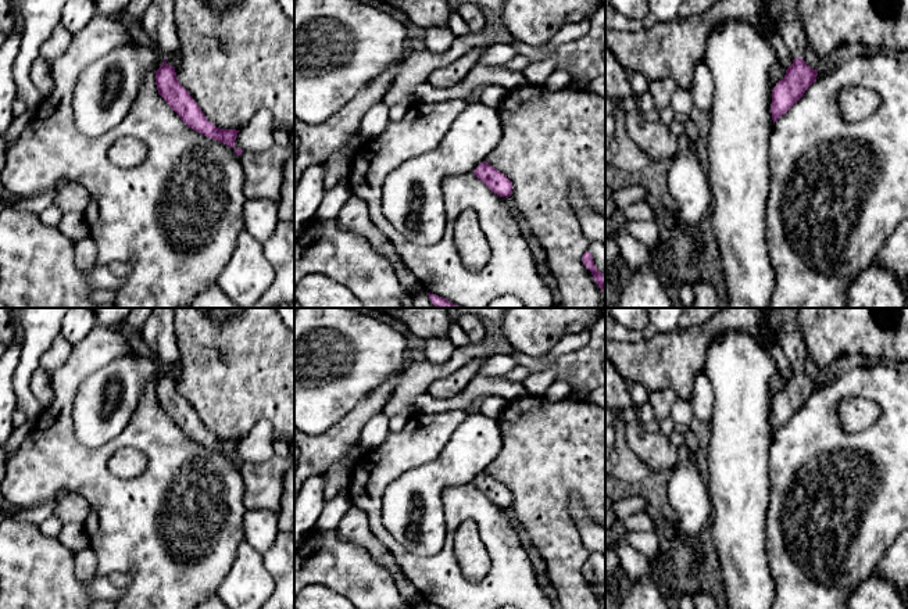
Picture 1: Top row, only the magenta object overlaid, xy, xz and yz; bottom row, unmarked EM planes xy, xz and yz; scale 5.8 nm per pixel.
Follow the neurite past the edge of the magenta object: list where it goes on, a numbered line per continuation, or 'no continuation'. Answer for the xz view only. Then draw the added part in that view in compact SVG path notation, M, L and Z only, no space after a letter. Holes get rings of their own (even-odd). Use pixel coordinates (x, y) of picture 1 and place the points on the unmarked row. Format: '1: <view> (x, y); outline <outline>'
no continuation

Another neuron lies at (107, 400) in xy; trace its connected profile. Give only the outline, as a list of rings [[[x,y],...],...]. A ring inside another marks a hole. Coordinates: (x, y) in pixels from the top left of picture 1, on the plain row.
[[[128,354],[87,376],[72,409],[76,440],[89,448],[114,440],[133,418],[147,383],[162,373],[164,365],[153,354]]]

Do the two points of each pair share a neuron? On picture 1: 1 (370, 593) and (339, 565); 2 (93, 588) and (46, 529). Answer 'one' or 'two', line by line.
1: one
2: two

